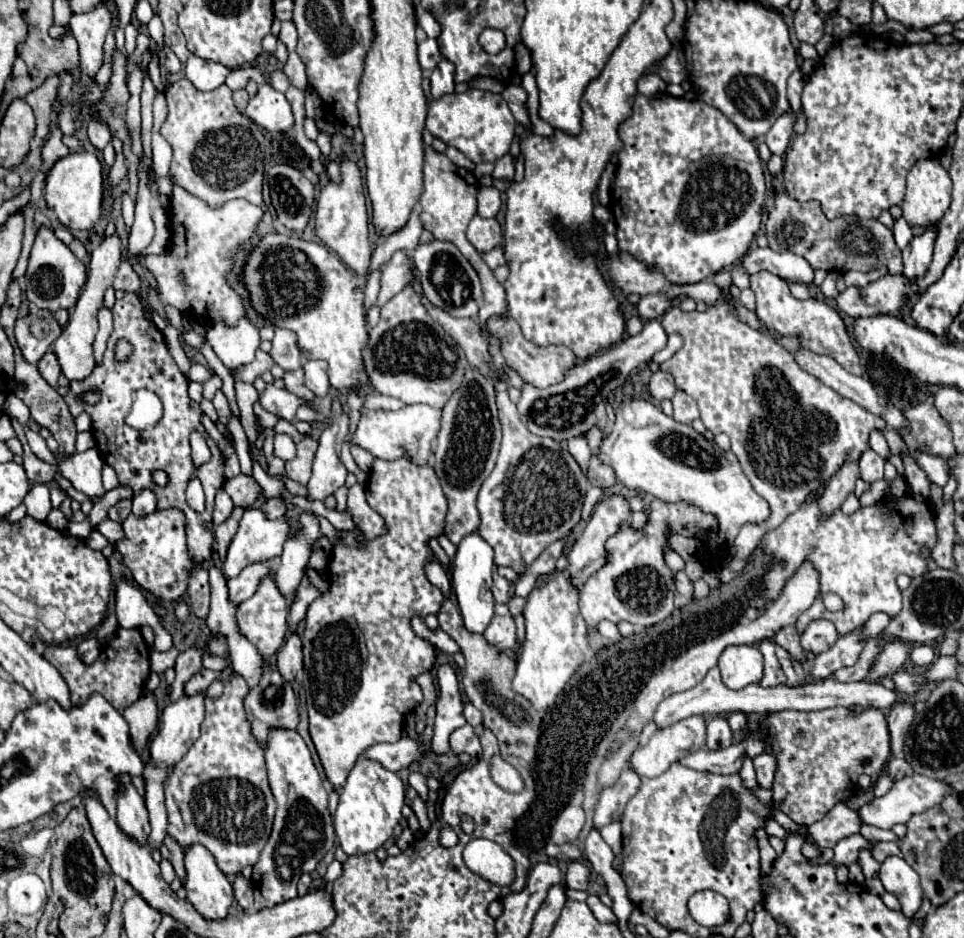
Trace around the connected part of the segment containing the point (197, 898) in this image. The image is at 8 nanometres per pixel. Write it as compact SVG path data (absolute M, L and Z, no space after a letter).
M191 845L185 853L187 899L207 921L225 919L233 905L233 887L217 869L215 857L201 845Z

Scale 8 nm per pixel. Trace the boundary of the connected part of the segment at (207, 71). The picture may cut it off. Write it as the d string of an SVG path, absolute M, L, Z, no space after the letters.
M191 55L185 61L185 77L199 89L199 91L213 91L217 89L225 77L227 77L229 69L223 65L217 65L213 61L205 61L199 59L195 55Z

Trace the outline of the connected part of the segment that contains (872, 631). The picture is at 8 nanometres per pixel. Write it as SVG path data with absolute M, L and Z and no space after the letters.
M875 613L873 617L869 617L869 621L865 623L865 627L861 629L861 641L867 641L869 637L877 637L889 623L889 617L885 613Z

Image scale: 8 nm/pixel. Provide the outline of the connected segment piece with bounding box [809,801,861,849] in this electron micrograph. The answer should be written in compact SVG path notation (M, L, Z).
M841 801L821 821L809 827L809 835L821 849L827 847L833 849L841 839L859 833L859 827L861 827L859 809L851 809L847 807L847 801Z

